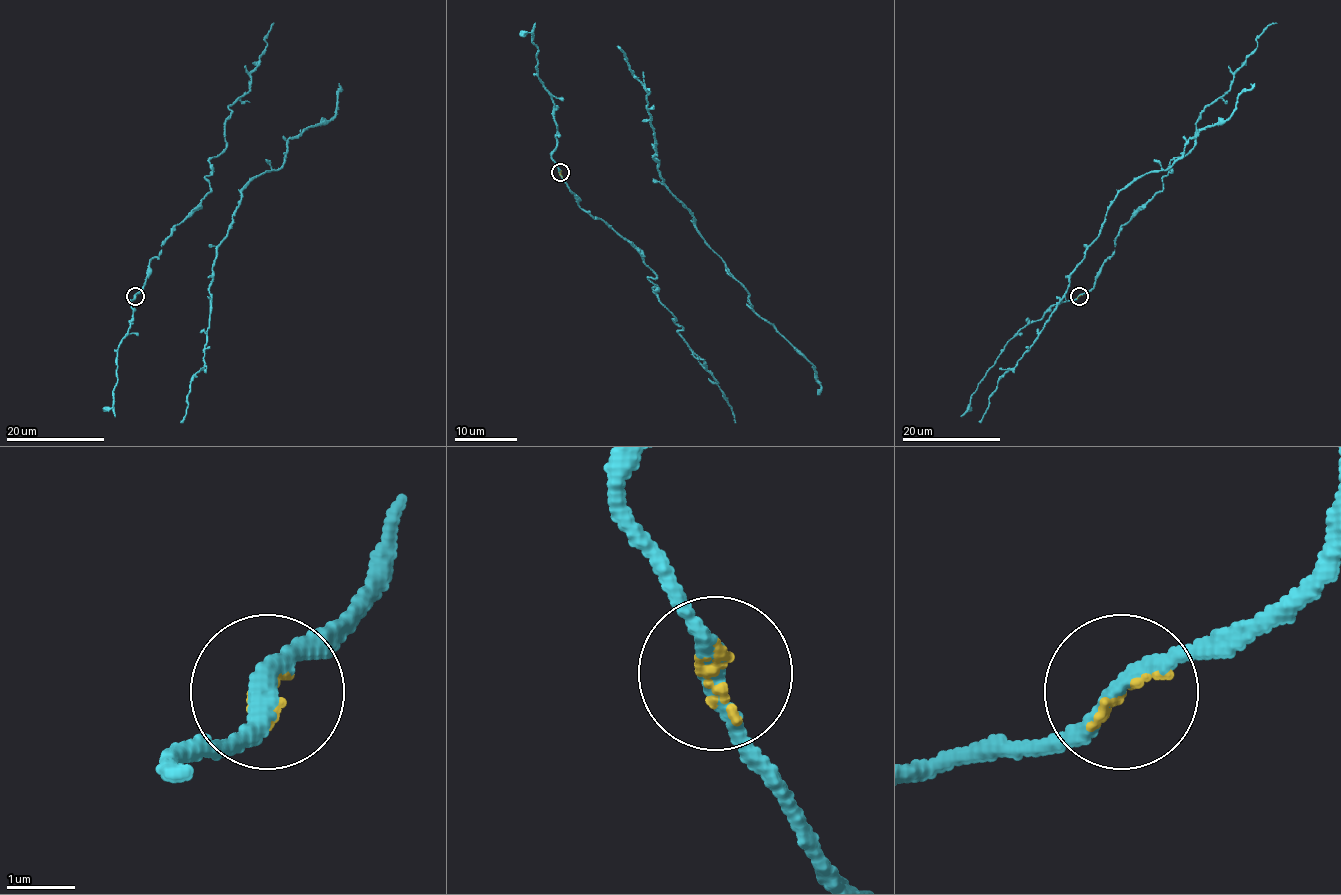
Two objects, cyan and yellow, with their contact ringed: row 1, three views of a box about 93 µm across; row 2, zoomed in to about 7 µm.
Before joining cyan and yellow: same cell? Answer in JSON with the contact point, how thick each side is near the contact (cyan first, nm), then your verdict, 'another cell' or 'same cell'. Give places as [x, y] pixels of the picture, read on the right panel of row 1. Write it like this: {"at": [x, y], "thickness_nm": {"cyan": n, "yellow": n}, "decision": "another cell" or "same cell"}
{"at": [1079, 296], "thickness_nm": {"cyan": 240, "yellow": 130}, "decision": "same cell"}

